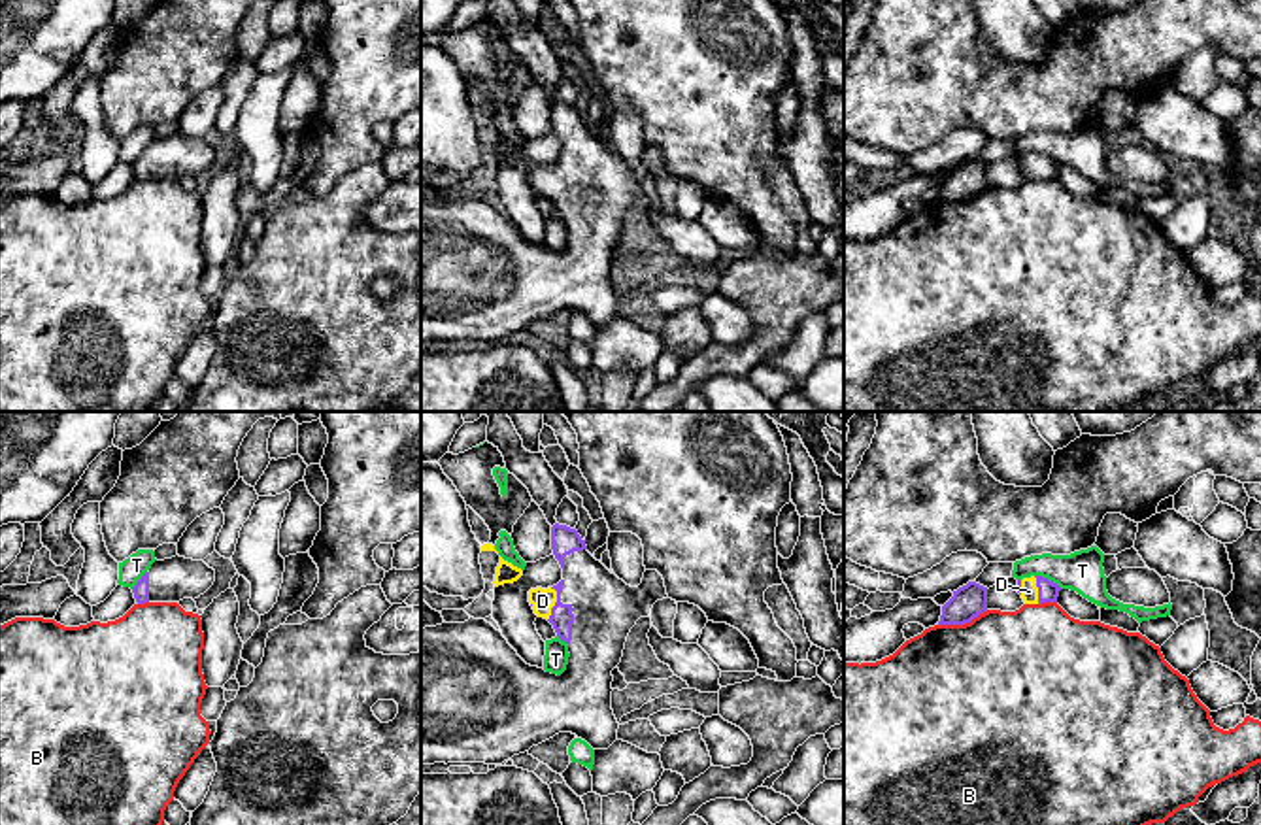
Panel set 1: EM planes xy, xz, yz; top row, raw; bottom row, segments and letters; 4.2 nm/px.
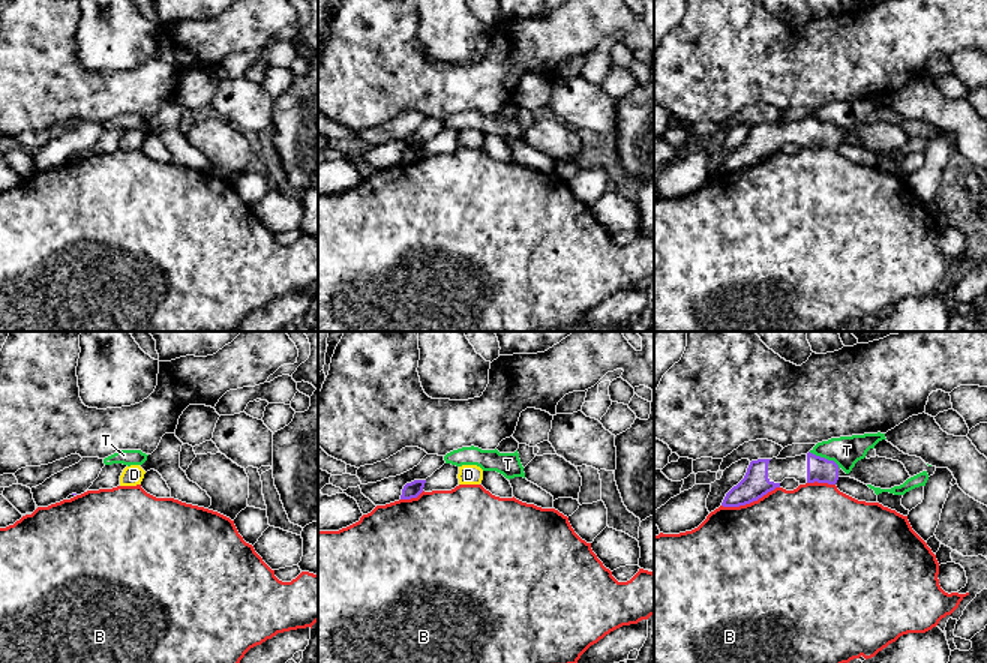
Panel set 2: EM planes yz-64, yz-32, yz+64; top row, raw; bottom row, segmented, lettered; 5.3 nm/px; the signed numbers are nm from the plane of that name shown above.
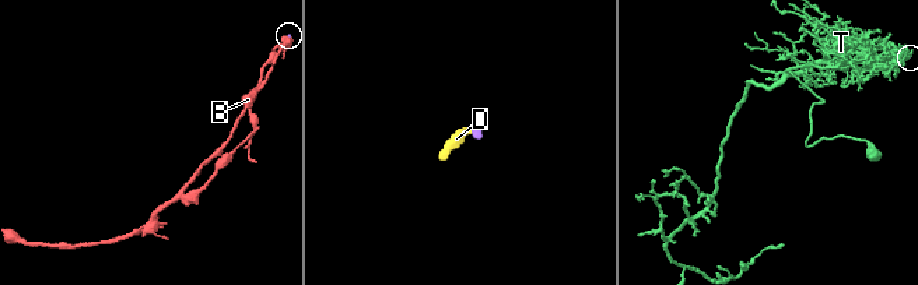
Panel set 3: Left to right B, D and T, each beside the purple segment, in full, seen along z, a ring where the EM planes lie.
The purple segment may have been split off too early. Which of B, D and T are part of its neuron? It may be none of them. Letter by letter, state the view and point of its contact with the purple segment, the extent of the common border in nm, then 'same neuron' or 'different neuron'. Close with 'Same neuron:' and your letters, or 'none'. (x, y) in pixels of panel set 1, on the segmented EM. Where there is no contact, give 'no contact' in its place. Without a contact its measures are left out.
B: meets purple in yz at (963, 623); contact 220 nm long; different neuron
D: meets purple in xz at (555, 605); contact 150 nm long; same neuron
T: meets purple in yz at (1046, 578); contact 130 nm long; different neuron
Same neuron: D

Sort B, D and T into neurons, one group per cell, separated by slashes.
B / D / T

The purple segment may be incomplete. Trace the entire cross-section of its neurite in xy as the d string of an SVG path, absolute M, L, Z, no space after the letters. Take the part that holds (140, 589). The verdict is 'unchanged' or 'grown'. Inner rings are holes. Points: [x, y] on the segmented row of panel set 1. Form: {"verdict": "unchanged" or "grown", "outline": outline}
{"verdict": "grown", "outline": "M176 555L155 561L132 587L132 593L138 604L194 600L204 595L213 581L215 570L204 561Z"}

